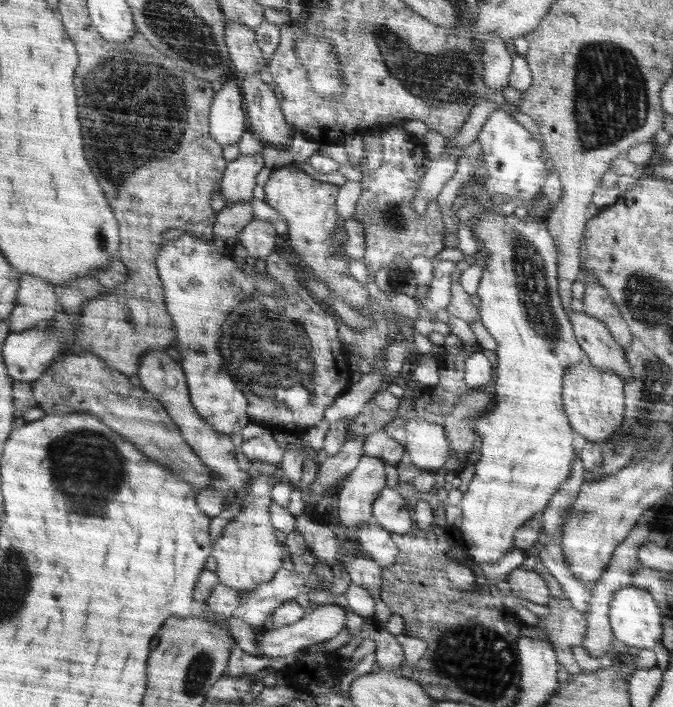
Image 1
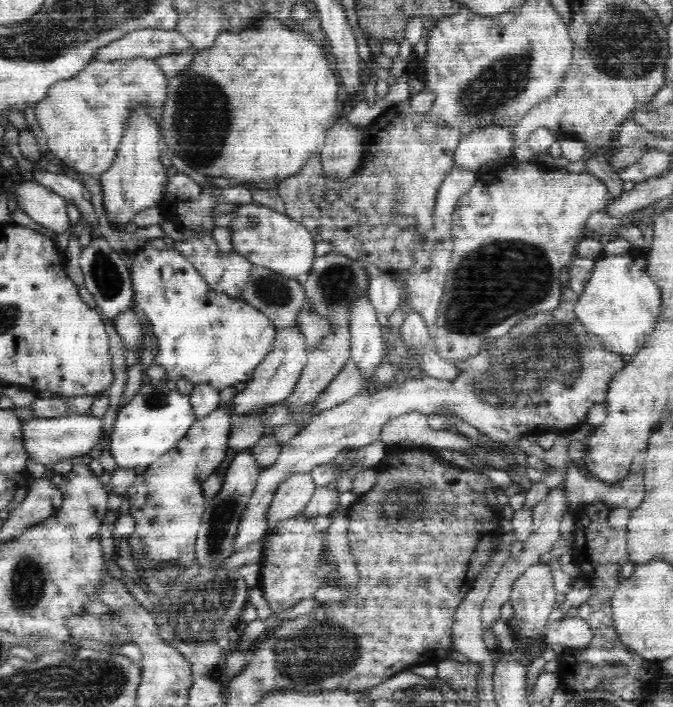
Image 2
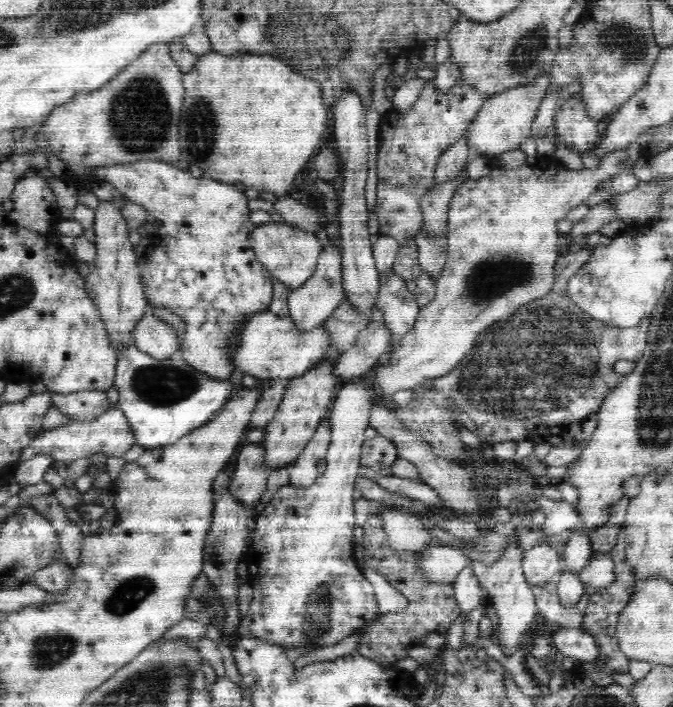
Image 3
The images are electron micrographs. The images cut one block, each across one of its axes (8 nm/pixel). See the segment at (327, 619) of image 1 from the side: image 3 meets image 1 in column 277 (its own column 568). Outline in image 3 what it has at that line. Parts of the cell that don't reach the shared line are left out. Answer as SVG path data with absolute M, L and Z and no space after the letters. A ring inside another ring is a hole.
M559 627L554 632L554 646L565 657L576 658L577 662L594 662L599 656L596 639L583 628Z

